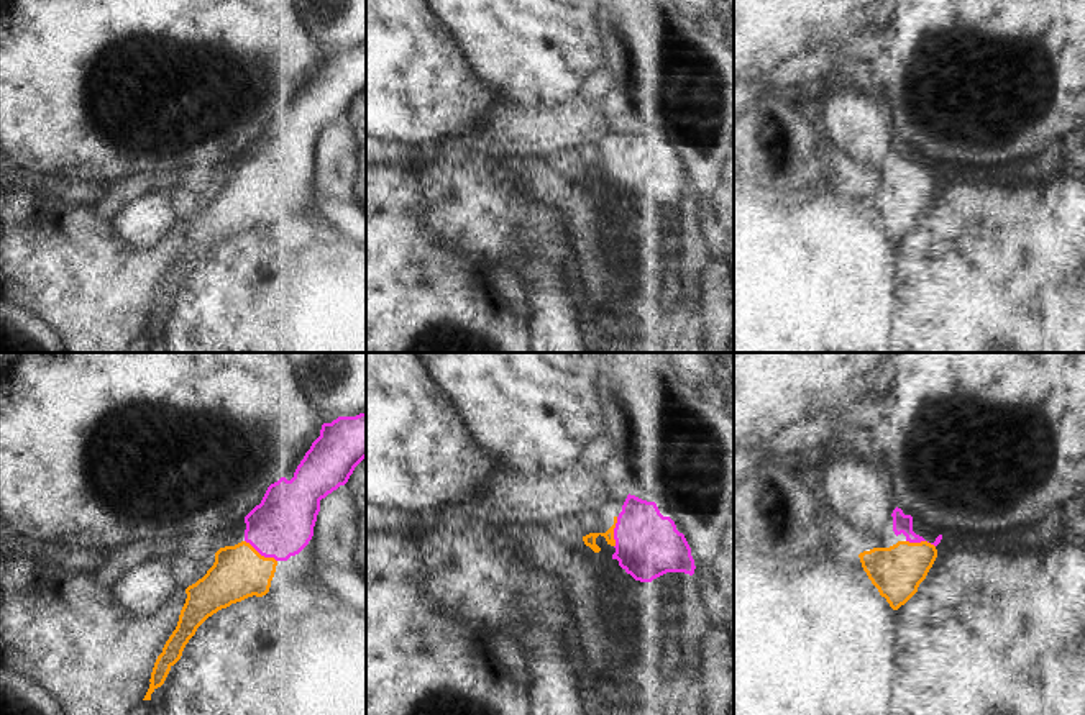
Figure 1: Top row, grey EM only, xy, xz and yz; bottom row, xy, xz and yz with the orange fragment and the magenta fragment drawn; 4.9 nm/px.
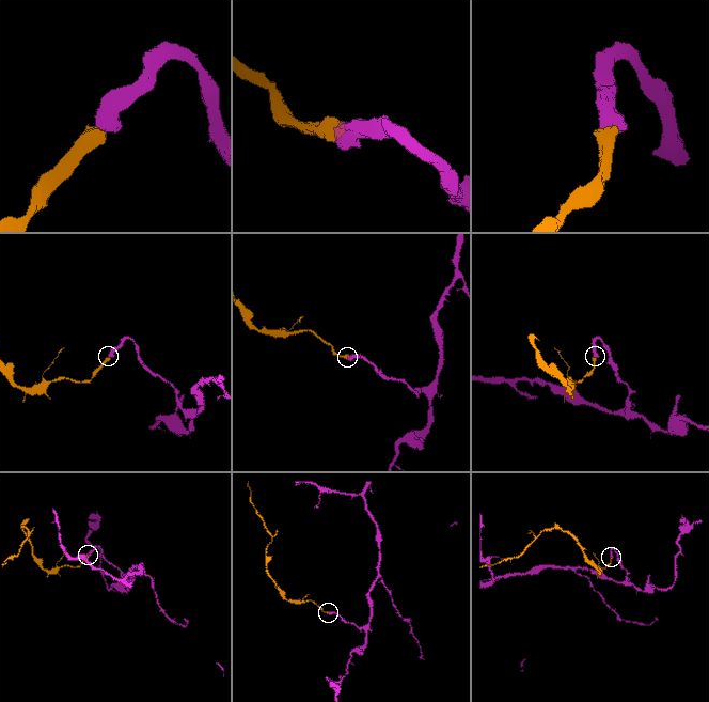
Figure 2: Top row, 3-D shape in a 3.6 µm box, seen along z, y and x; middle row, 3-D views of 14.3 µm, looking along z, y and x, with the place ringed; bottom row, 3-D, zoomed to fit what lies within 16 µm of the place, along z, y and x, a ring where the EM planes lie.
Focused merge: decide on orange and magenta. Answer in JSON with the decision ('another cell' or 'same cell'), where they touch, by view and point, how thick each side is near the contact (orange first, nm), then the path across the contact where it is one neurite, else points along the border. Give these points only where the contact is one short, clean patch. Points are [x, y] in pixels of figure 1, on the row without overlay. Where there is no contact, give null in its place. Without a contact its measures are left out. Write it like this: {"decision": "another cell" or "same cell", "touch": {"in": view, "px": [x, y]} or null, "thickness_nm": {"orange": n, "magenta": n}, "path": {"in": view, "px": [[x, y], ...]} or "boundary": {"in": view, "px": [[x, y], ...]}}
{"decision": "same cell", "touch": {"in": "xy", "px": [260, 187]}, "thickness_nm": {"orange": 260, "magenta": 300}, "path": {"in": "xy", "px": [[240, 204], [260, 187], [268, 171], [283, 156]]}}

